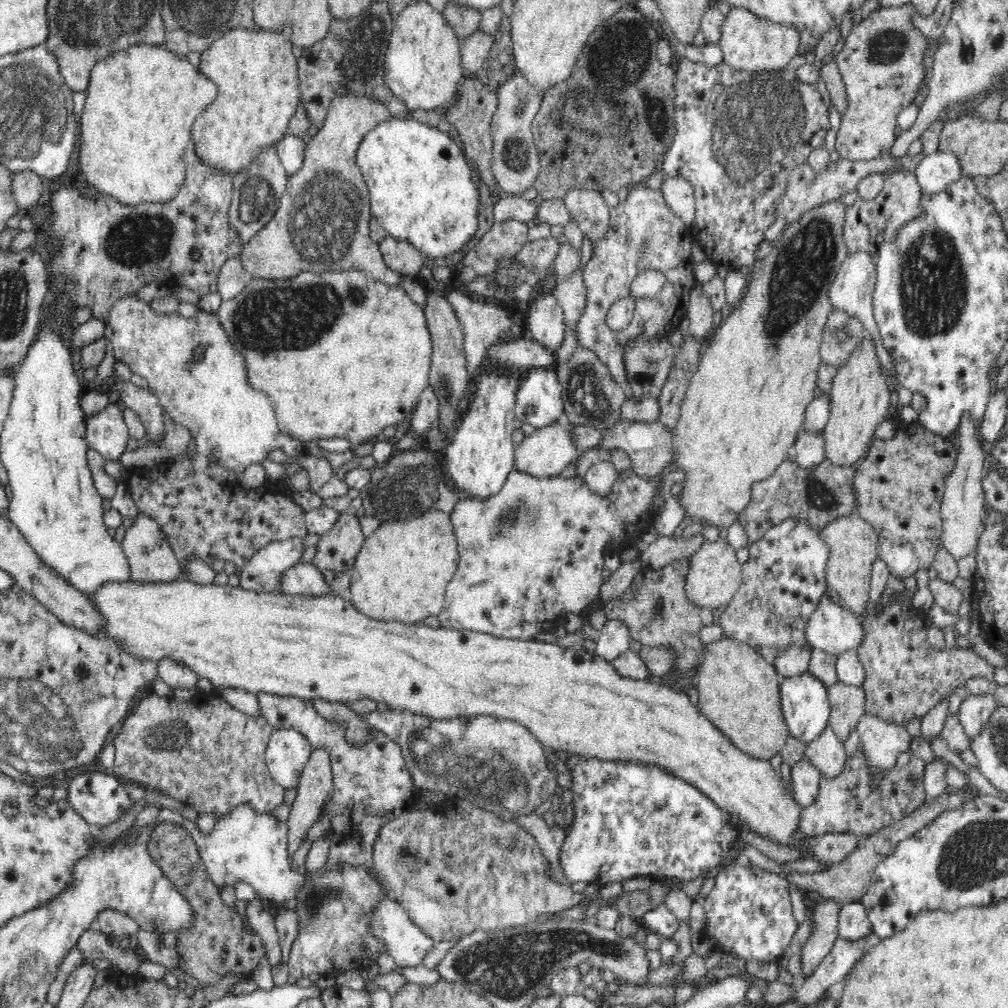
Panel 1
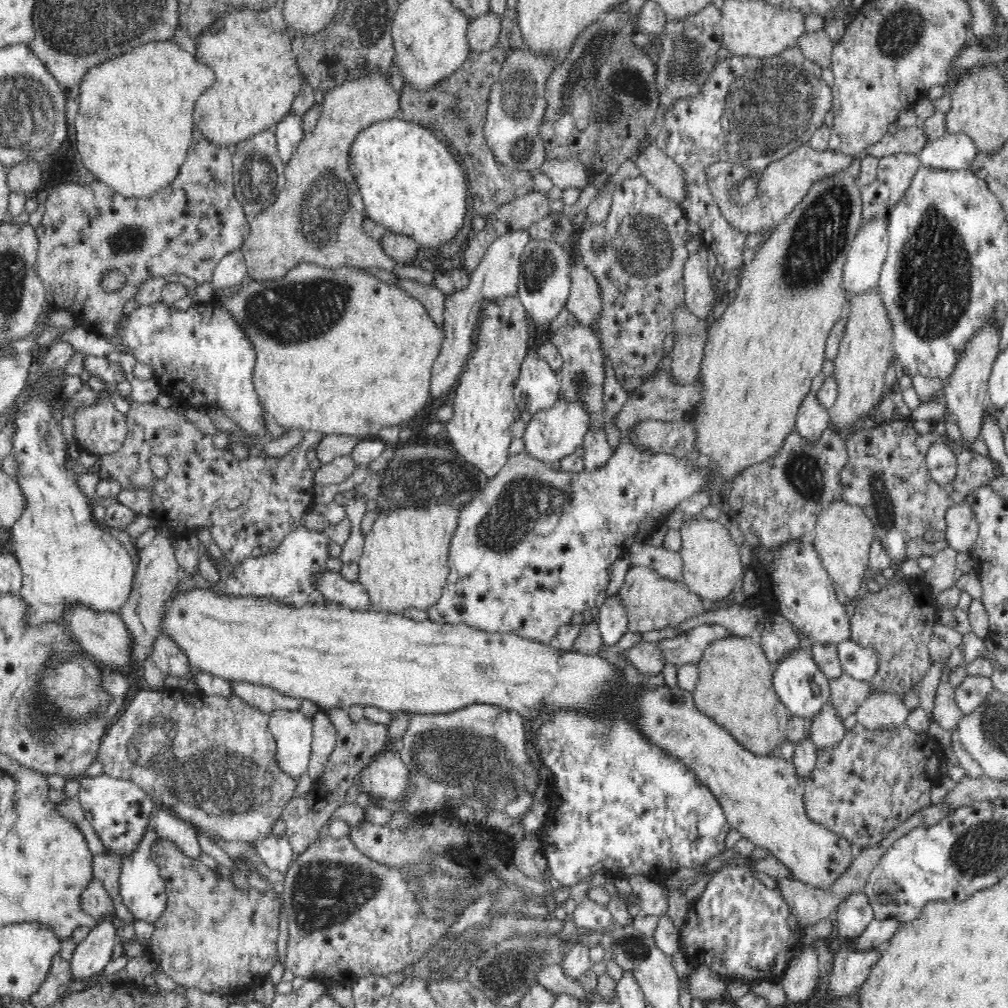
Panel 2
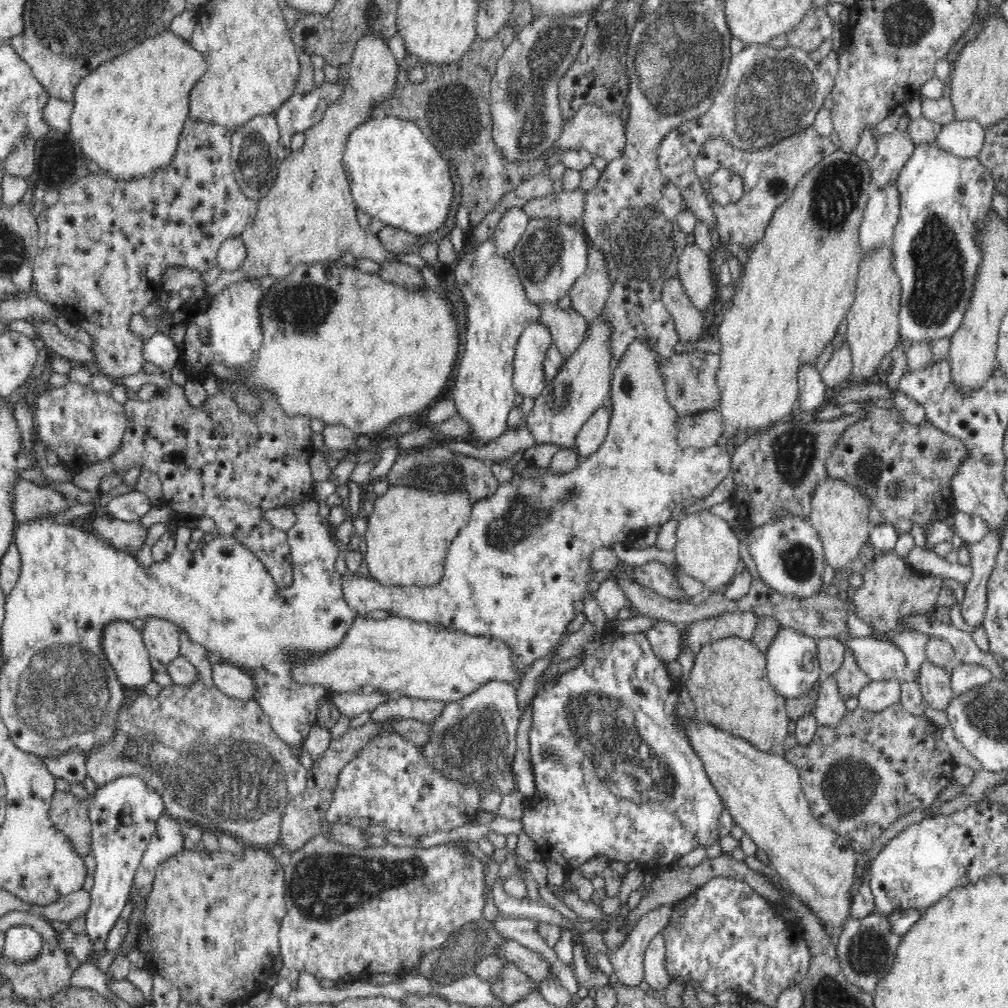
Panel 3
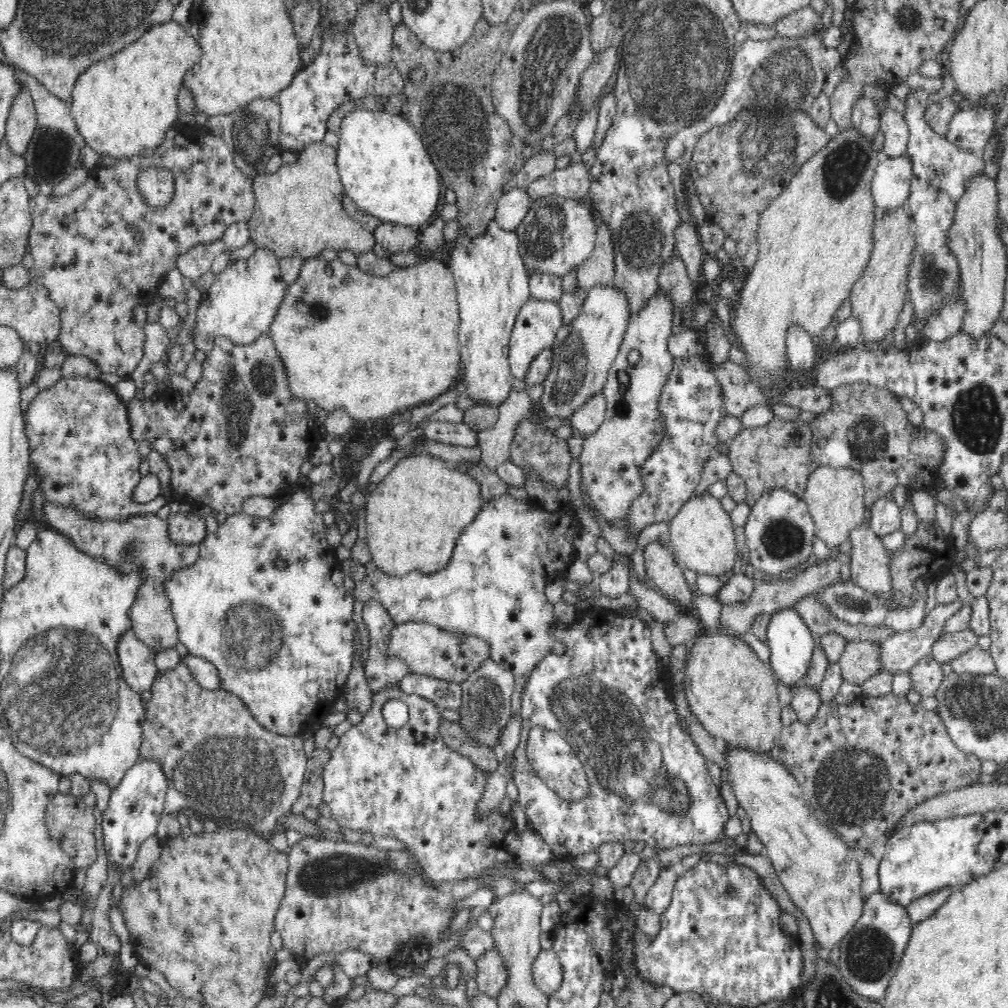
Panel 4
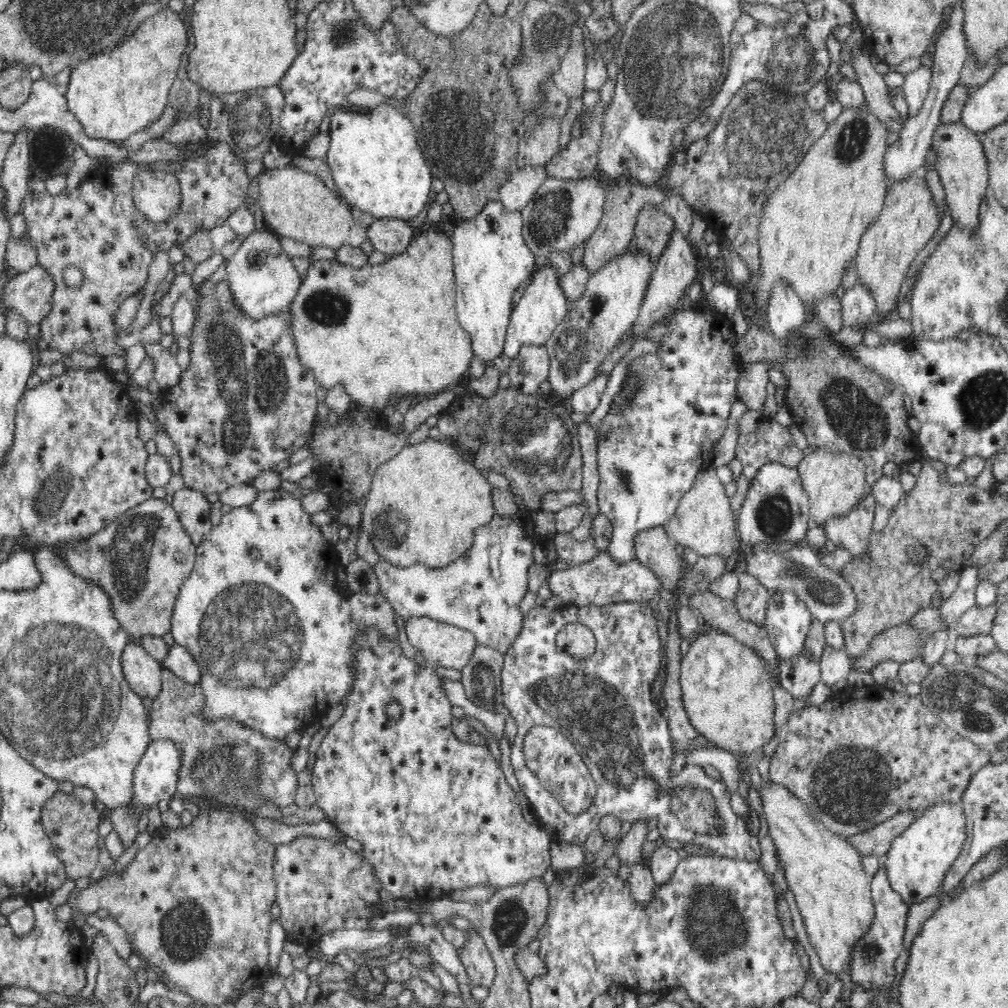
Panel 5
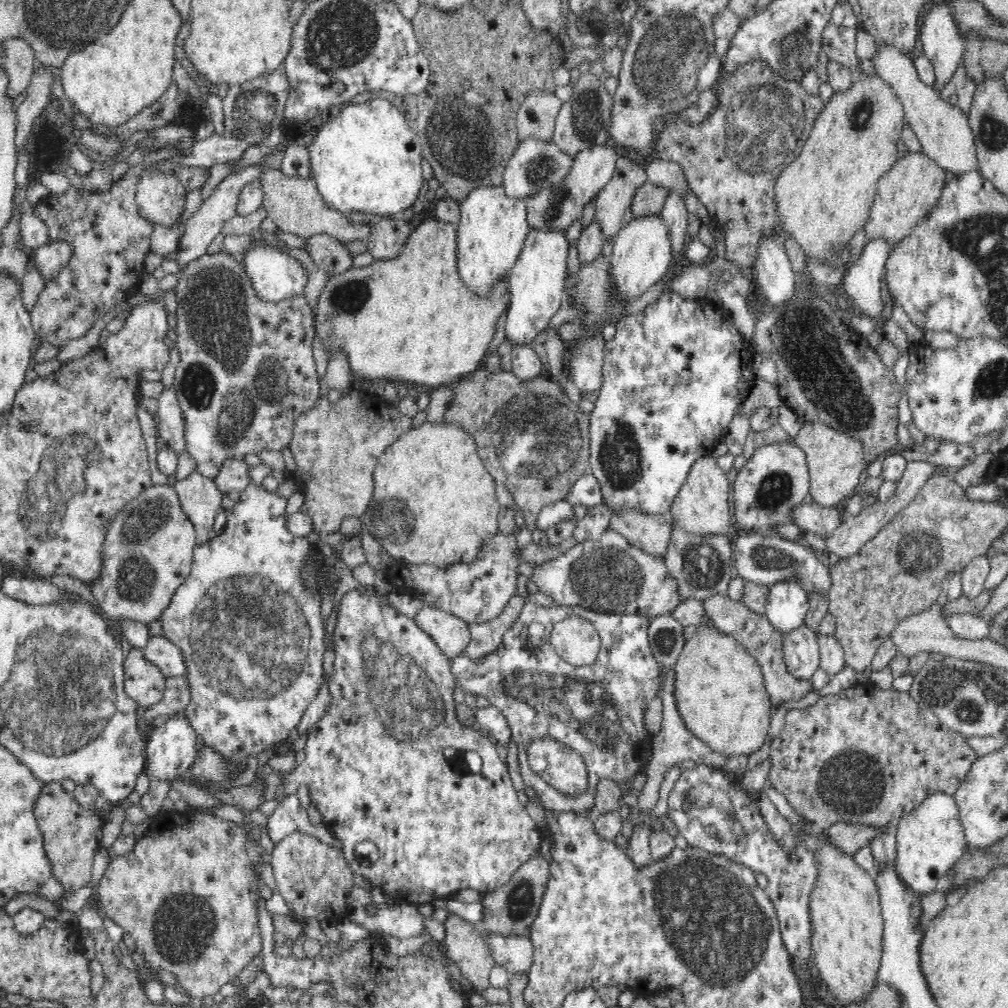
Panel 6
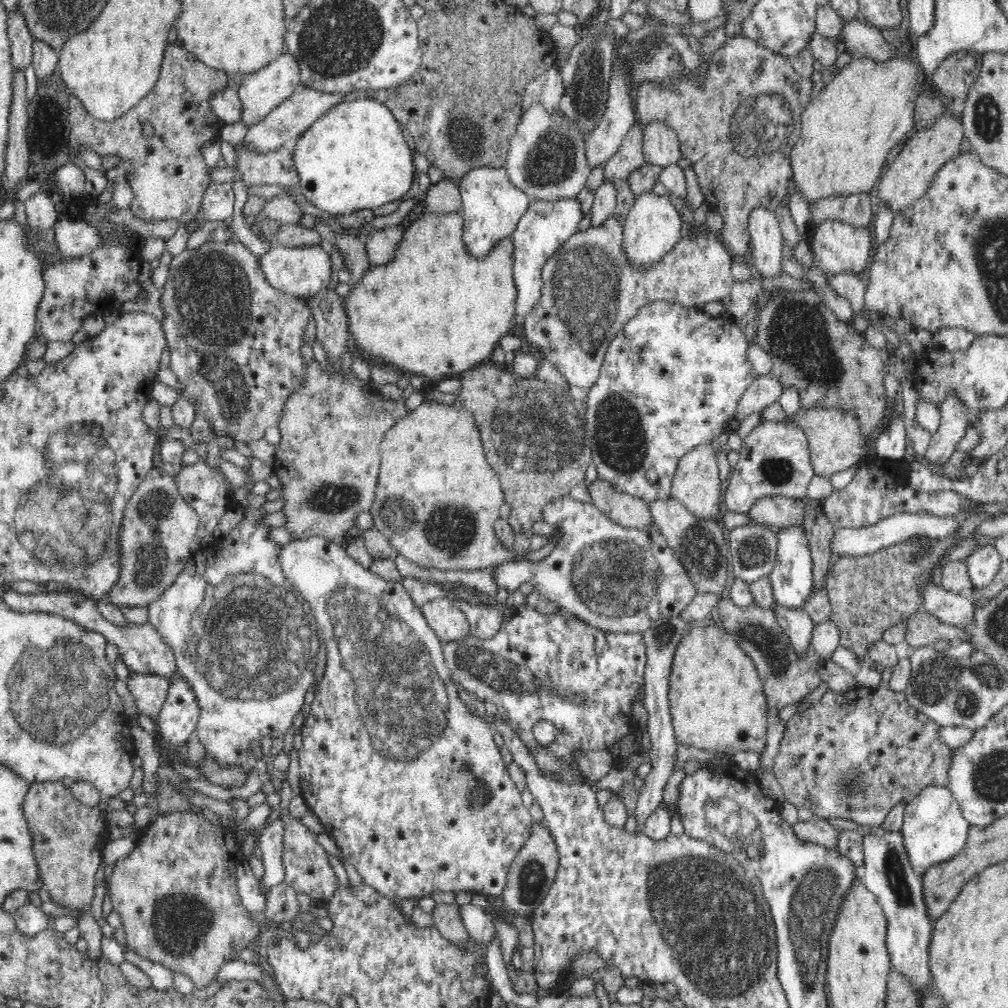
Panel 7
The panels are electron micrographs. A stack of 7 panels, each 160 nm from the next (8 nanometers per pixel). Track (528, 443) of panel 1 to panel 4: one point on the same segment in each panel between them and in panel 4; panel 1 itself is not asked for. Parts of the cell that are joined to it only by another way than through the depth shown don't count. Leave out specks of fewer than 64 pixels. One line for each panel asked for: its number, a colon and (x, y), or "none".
2: (552, 433)
3: (582, 384)
4: (583, 352)

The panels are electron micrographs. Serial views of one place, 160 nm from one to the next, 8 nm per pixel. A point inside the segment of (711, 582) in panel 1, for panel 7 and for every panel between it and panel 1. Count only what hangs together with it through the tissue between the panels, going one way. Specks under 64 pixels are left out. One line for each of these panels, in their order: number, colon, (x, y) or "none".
2: (712, 566)
3: (707, 549)
4: (702, 539)
5: (704, 522)
6: (701, 505)
7: (696, 484)

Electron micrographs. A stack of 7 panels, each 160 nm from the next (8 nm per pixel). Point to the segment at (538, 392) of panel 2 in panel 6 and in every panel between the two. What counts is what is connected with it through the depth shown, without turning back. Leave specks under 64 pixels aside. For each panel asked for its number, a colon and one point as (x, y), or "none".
3: (528, 372)
4: (537, 323)
5: (543, 306)
6: (537, 282)

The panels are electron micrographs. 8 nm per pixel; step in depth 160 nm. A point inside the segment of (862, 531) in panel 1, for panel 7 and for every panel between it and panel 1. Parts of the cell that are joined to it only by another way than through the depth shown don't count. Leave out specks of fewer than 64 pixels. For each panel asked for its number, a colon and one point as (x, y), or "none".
2: (843, 534)
3: (839, 512)
4: (835, 497)
5: (834, 481)
6: (836, 460)
7: (834, 436)

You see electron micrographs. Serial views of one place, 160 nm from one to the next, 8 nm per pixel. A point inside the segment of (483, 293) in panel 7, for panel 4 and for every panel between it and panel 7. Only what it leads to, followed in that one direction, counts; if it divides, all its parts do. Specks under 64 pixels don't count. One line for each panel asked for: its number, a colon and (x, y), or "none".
4: (375, 348)
5: (390, 330)
6: (411, 318)

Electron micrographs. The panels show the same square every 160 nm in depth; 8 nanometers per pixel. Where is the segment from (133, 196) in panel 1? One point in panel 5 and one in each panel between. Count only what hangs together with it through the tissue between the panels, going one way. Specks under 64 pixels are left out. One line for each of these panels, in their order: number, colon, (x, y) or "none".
2: (135, 125)
3: (128, 114)
4: (126, 103)
5: (116, 94)

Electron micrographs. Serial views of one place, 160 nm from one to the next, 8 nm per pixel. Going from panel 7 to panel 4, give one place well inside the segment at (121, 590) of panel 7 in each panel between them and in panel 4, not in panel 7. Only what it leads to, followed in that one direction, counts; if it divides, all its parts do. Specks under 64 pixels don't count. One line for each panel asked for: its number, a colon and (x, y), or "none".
4: (140, 543)
5: (141, 560)
6: (148, 550)

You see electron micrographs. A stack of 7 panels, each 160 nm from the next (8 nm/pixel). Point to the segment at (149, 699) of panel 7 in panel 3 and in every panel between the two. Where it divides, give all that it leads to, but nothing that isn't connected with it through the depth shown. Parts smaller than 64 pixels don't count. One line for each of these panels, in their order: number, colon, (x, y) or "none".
3: (123, 645)
4: (137, 661)
5: (142, 671)
6: (144, 683)

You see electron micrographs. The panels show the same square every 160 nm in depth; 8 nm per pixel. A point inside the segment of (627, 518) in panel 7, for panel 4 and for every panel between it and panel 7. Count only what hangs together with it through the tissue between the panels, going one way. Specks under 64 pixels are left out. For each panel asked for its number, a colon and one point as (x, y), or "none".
4: (661, 566)
5: (653, 547)
6: (651, 532)

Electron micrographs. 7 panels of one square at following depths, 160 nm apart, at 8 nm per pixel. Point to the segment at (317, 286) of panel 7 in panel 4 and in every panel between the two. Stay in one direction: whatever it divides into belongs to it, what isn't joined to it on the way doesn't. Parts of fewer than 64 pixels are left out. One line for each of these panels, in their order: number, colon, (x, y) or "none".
4: (242, 301)
5: (262, 277)
6: (275, 275)

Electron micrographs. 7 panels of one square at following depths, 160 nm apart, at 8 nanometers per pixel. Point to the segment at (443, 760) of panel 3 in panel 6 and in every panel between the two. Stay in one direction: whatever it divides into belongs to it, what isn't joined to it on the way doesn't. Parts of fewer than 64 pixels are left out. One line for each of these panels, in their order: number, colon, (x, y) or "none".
4: (485, 709)
5: (480, 676)
6: (485, 636)

